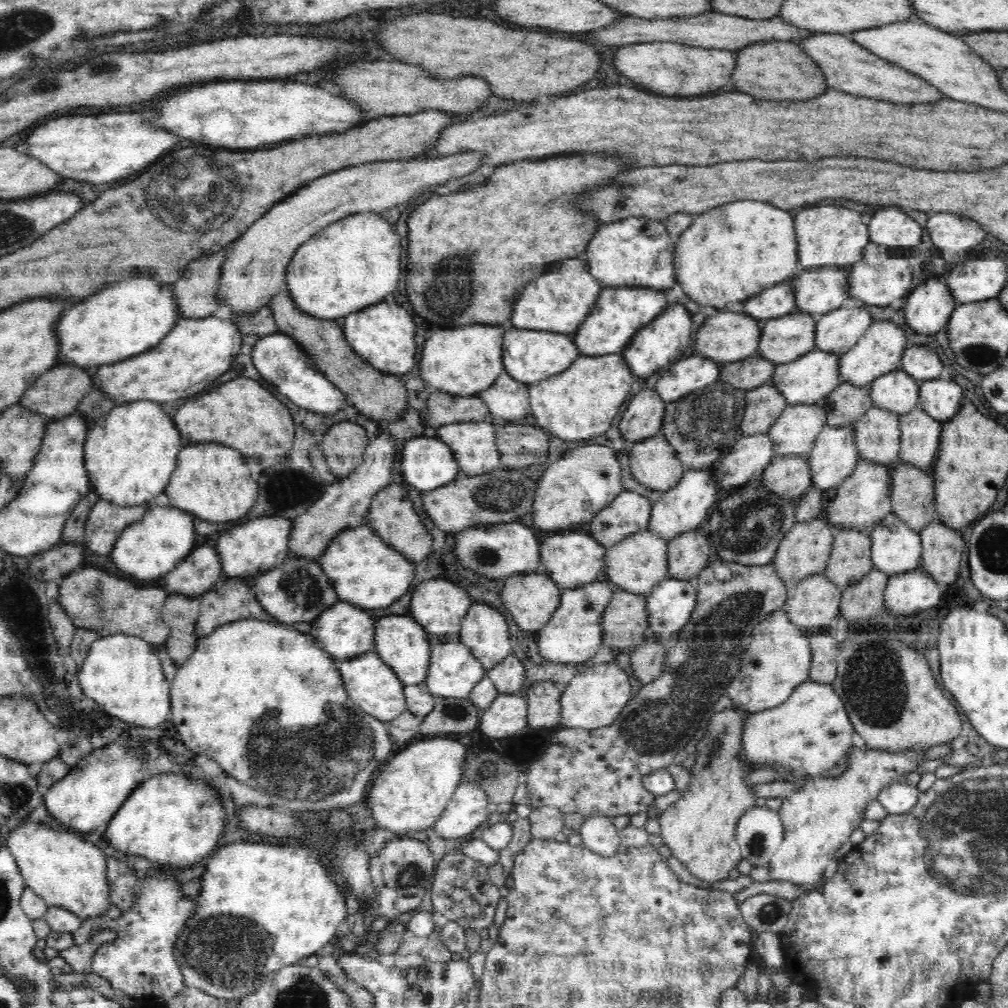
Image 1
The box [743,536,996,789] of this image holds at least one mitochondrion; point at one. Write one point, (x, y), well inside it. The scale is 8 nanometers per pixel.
(873, 682)

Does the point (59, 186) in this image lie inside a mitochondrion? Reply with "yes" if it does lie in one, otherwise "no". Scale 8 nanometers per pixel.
no

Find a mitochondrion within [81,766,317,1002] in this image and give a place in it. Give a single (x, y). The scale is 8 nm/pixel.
(226, 952)

